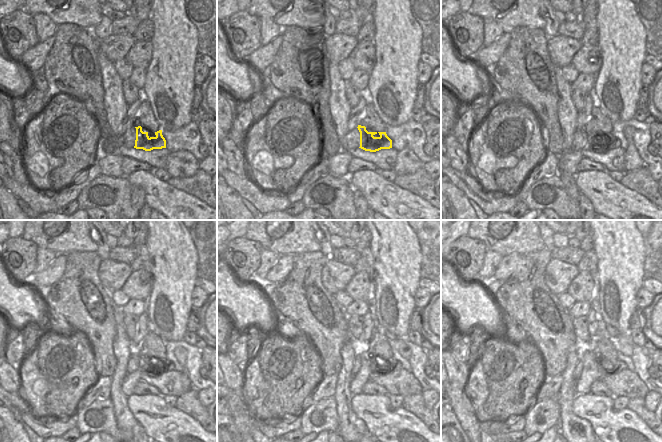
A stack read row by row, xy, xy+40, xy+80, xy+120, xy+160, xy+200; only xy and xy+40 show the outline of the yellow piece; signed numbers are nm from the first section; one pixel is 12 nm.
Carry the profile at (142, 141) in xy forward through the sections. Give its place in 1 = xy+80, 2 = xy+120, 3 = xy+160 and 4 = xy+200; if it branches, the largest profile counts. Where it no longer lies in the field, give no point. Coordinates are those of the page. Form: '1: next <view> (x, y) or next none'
1: next xy+80 (594, 143)
2: next xy+120 (164, 365)
3: next xy+160 (393, 365)
4: next xy+200 (619, 366)

